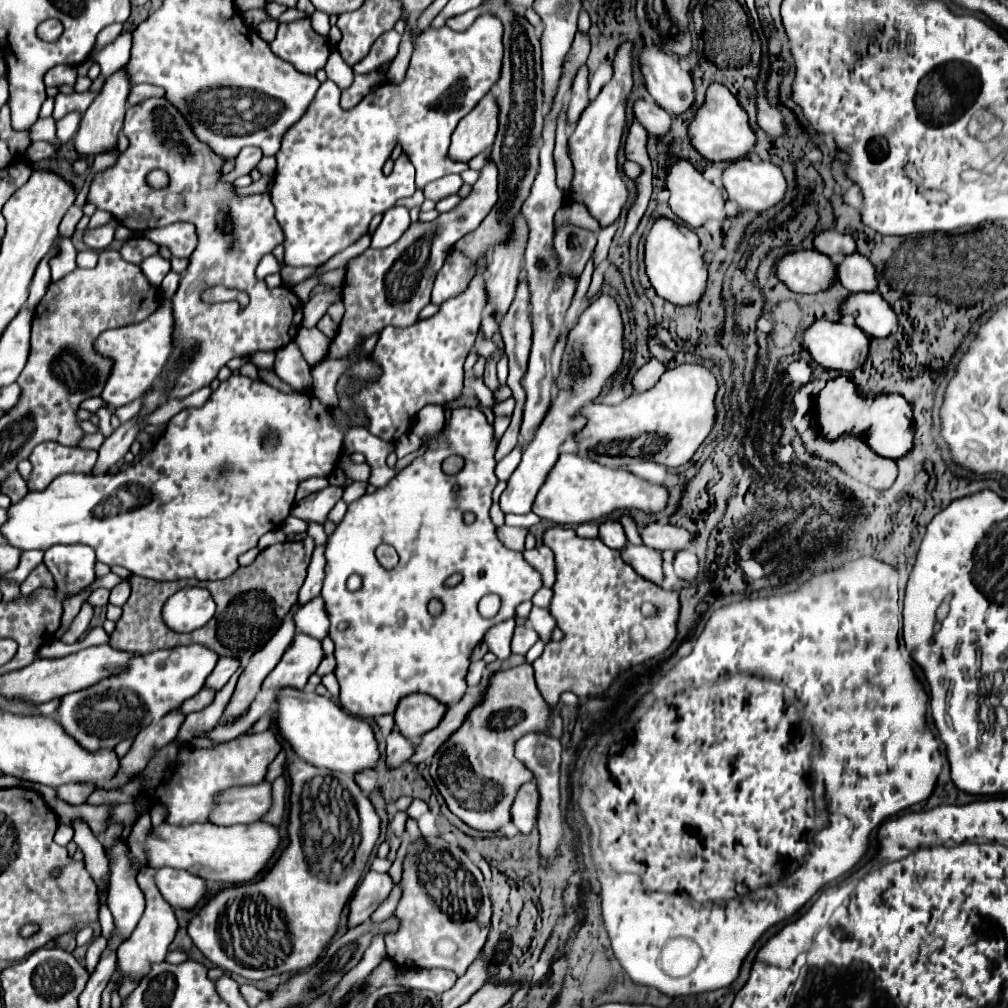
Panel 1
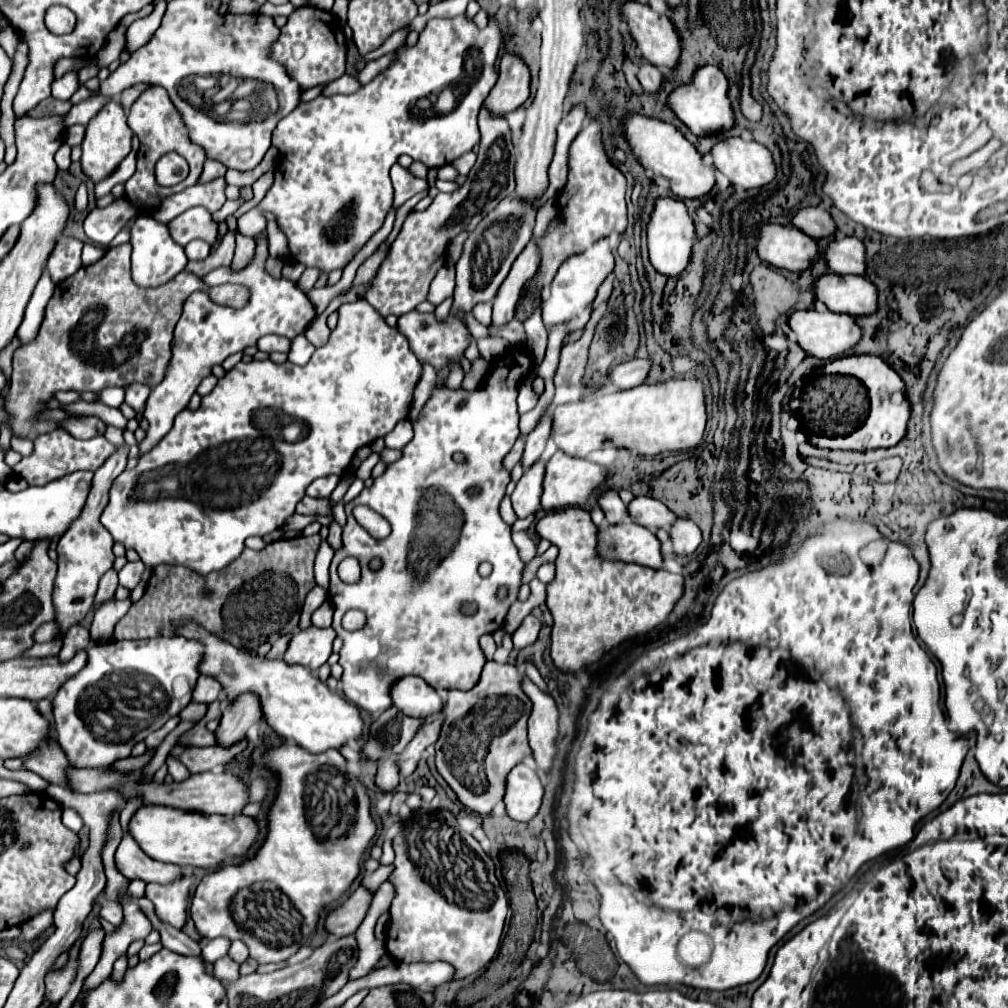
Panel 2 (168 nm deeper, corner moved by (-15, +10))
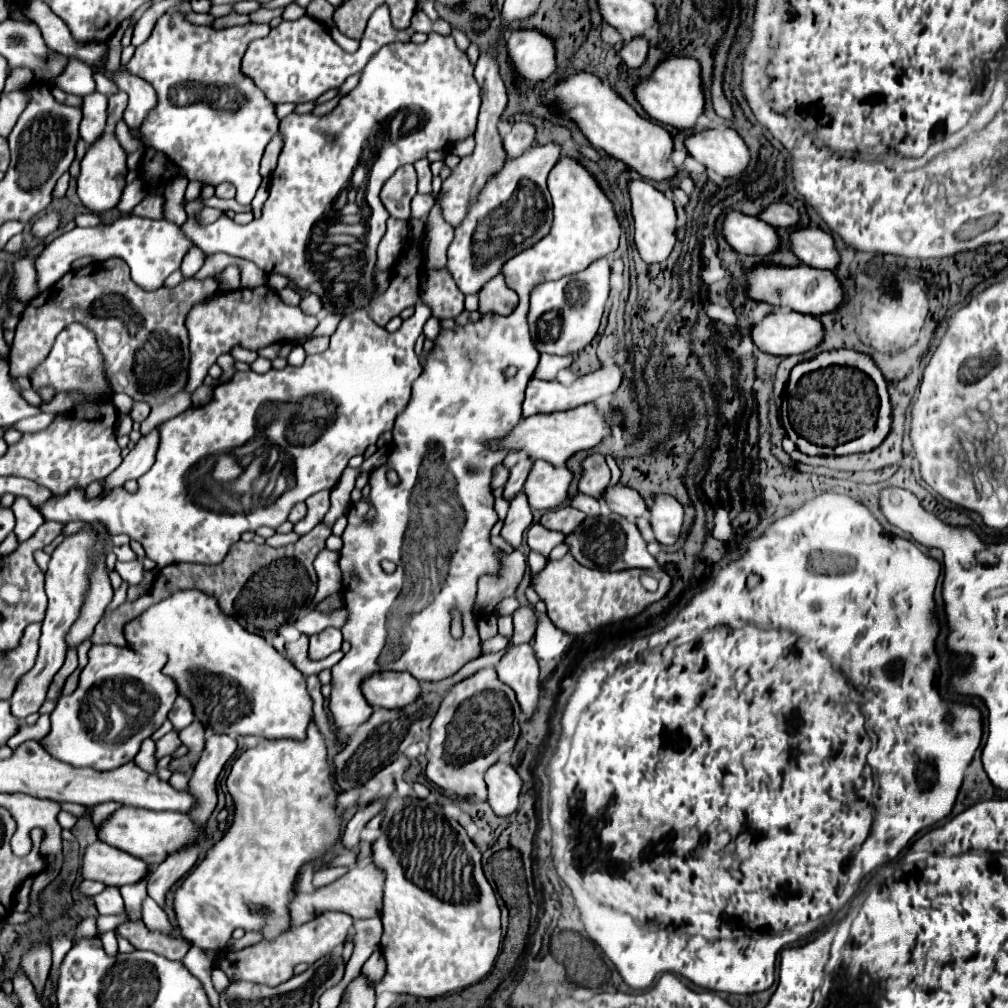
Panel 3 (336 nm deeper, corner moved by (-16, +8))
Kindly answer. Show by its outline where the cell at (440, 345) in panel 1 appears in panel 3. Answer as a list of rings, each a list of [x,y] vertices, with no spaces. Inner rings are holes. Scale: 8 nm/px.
[[[558,144],[534,146],[518,158],[508,158],[502,170],[486,180],[466,218],[454,228],[454,240],[448,246],[448,270],[462,294],[476,294],[484,280],[500,274],[504,260],[510,260],[550,234],[554,216],[546,178],[558,160]],[[544,160],[552,160],[552,164]]]

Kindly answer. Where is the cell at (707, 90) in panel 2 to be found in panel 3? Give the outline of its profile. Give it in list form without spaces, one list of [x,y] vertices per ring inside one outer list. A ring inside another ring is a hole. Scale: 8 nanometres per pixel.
[[[668,56],[654,68],[654,72],[646,80],[634,86],[634,96],[652,120],[670,124],[674,128],[692,128],[696,124],[696,118],[704,112],[700,64],[694,58]]]

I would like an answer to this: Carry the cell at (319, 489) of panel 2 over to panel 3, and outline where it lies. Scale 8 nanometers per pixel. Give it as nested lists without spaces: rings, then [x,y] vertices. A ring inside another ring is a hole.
[[[316,492],[316,496],[310,496],[306,500],[306,506],[308,506],[308,514],[298,524],[294,524],[294,532],[300,536],[308,534],[316,524],[322,522],[322,518],[330,508],[330,492]]]

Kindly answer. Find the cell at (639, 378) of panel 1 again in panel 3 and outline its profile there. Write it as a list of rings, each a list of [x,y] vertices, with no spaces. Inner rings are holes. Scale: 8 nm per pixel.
[[[610,366],[606,370],[596,370],[592,374],[586,374],[578,380],[574,380],[570,386],[564,386],[556,380],[552,382],[546,382],[546,380],[538,380],[538,378],[532,378],[528,382],[528,388],[526,388],[526,400],[522,404],[522,416],[528,418],[528,416],[534,416],[534,414],[550,414],[550,412],[558,412],[558,410],[570,410],[570,408],[576,408],[576,406],[582,406],[582,404],[590,404],[594,402],[596,398],[600,396],[610,396],[616,392],[616,388],[620,386],[622,382],[622,368],[620,366]]]

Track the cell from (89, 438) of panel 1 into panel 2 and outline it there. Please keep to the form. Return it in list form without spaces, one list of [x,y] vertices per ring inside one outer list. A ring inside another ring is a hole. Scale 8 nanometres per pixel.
[[[83,416],[83,418],[69,418],[69,420],[63,420],[61,422],[71,436],[79,438],[79,440],[89,440],[89,438],[95,438],[95,436],[101,436],[105,434],[105,428],[107,424],[97,418],[97,416]]]

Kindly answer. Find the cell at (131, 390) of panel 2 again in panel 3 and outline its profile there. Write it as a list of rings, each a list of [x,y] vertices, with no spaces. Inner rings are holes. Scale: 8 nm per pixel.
[[[136,402],[134,408],[132,408],[132,412],[130,412],[130,418],[134,422],[142,422],[142,420],[148,418],[148,414],[150,414],[150,406],[148,404],[142,404],[142,402]]]

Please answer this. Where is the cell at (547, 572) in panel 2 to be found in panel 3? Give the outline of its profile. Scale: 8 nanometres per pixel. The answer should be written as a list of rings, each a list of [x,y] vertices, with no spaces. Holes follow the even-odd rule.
[[[540,522],[538,524],[532,524],[530,530],[528,530],[528,546],[544,556],[550,554],[550,550],[558,544],[564,542],[564,534],[562,532],[556,532],[556,530],[548,530],[544,528]]]

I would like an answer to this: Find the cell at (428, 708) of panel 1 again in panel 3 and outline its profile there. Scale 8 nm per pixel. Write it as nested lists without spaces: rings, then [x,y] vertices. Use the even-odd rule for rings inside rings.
[[[374,672],[364,678],[362,696],[372,708],[402,708],[420,696],[420,684],[408,672]]]

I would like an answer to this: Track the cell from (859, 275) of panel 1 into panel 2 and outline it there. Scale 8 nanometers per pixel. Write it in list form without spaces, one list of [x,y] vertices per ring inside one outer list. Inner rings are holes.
[[[841,236],[829,244],[825,252],[827,264],[835,274],[855,274],[865,276],[867,260],[865,260],[865,244],[855,236]]]

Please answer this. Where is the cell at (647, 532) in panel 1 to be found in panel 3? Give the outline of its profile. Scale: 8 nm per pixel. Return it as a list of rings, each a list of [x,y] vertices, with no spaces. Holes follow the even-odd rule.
[[[616,484],[616,486],[608,486],[602,494],[602,500],[606,502],[606,506],[620,514],[620,516],[626,516],[628,520],[636,520],[638,516],[646,514],[648,512],[648,504],[644,502],[644,498],[632,490],[632,488],[626,488],[622,484]]]

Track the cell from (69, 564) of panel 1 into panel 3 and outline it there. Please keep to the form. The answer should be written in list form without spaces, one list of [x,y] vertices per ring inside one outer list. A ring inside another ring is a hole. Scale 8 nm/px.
[[[86,524],[86,528],[74,536],[68,536],[54,552],[52,552],[52,560],[46,572],[46,594],[48,594],[48,612],[46,612],[46,620],[42,624],[42,638],[40,638],[40,652],[38,652],[38,660],[32,666],[30,672],[26,672],[12,698],[10,698],[10,712],[12,716],[16,716],[18,720],[24,720],[26,716],[34,714],[40,710],[40,706],[46,700],[46,690],[48,684],[52,682],[54,674],[60,670],[60,666],[64,664],[64,656],[66,656],[66,644],[64,644],[64,636],[68,634],[70,624],[76,622],[76,616],[80,616],[80,602],[84,602],[84,592],[88,588],[88,574],[92,568],[92,558],[96,554],[104,554],[106,552],[106,542],[100,540],[96,536],[96,532],[92,532],[92,526]]]

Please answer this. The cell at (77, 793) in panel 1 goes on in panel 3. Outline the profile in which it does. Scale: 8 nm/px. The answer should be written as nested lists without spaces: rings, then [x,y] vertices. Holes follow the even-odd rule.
[[[172,730],[168,732],[166,736],[162,736],[158,742],[156,742],[156,758],[162,758],[166,754],[172,754],[178,746],[180,746],[180,738],[178,738],[178,732]]]

